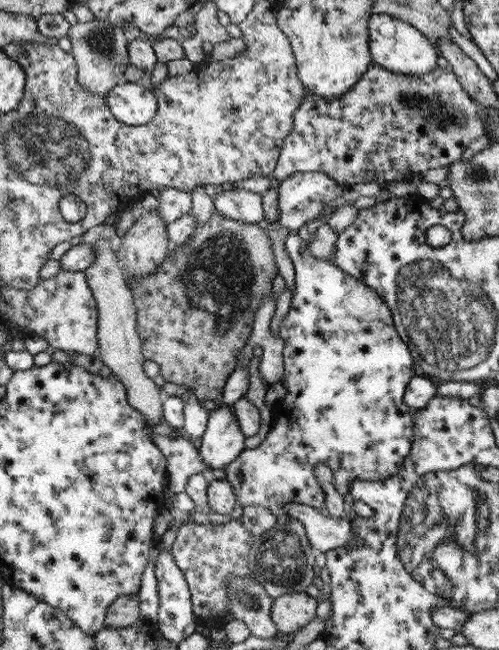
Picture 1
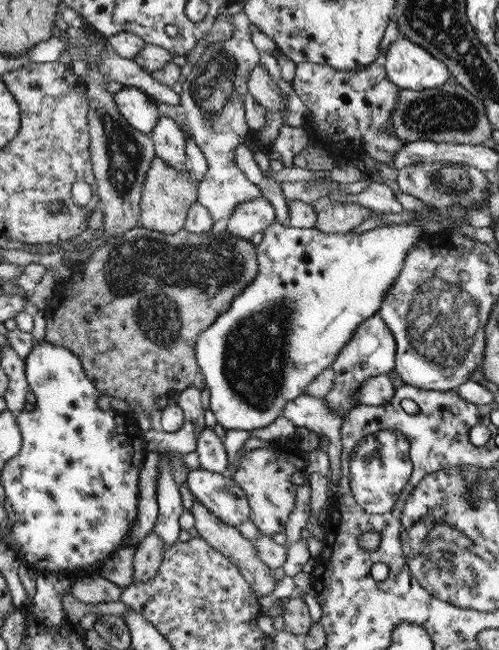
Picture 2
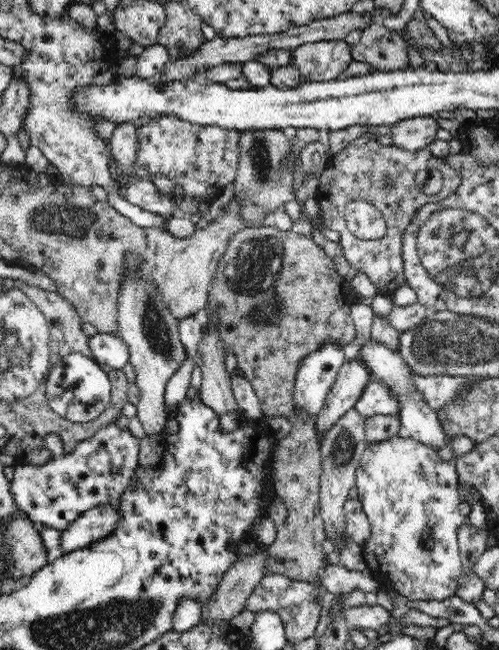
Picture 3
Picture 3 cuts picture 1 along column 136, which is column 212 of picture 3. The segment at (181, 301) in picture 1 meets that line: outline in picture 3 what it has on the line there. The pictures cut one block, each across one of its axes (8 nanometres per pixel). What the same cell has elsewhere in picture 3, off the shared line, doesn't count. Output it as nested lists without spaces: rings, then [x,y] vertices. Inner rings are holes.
[[[266,224],[238,233],[229,244],[228,251],[217,263],[218,271],[205,306],[217,310],[222,344],[236,355],[238,369],[254,388],[266,421],[275,416],[288,417],[295,408],[293,390],[301,363],[328,342],[335,340],[344,348],[356,338],[350,306],[340,306],[349,299],[342,290],[344,279],[338,276],[332,257],[304,234],[280,231]]]

